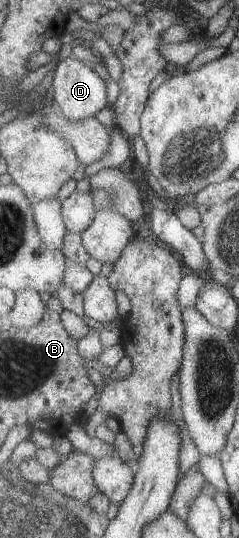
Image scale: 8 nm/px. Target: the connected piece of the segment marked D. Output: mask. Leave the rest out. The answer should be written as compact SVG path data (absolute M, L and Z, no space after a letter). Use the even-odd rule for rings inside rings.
M70 55L59 63L54 75L54 85L52 90L55 94L55 101L60 109L73 120L85 120L93 118L108 107L108 83L100 77L100 73L95 70L94 66L84 63L74 55Z

